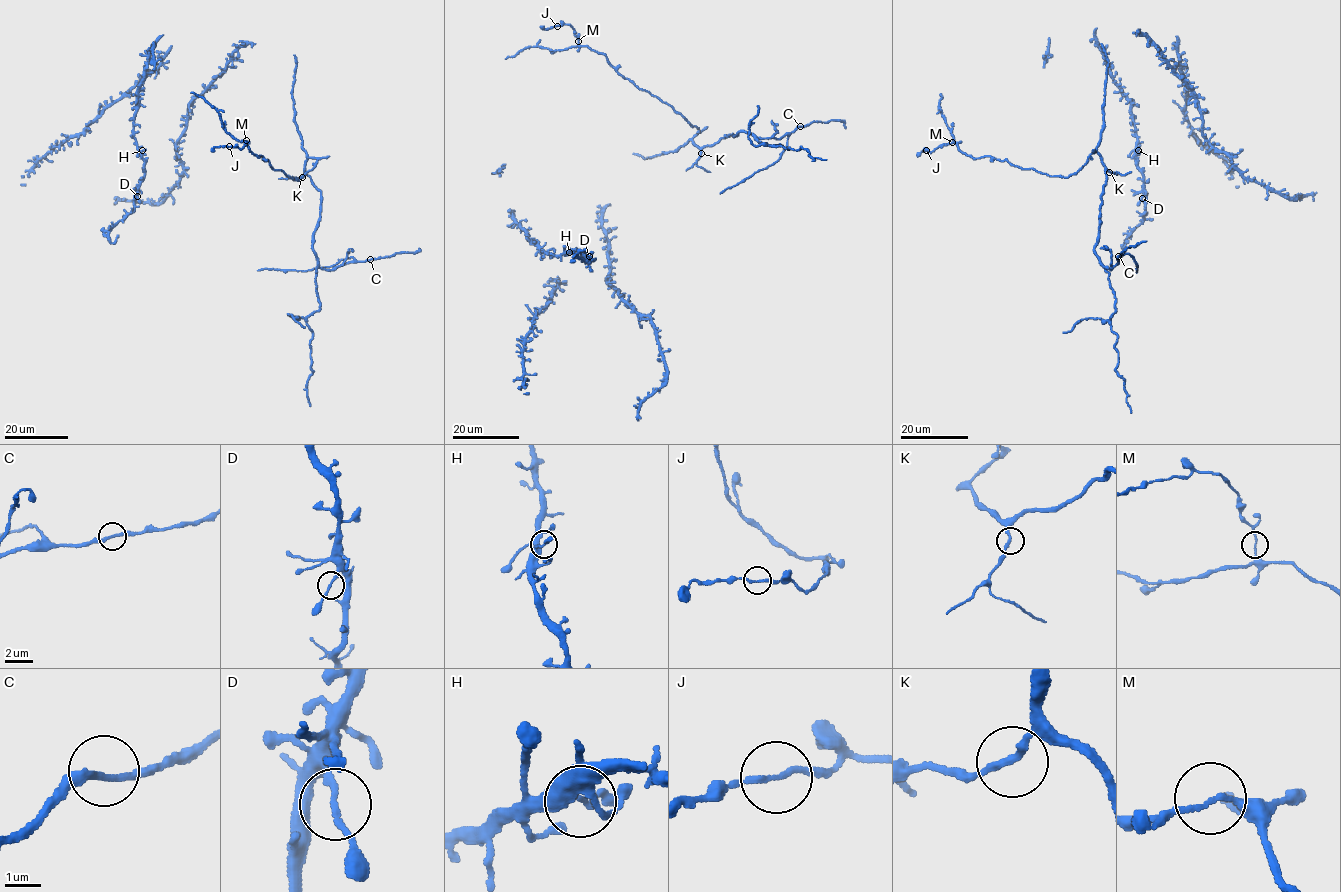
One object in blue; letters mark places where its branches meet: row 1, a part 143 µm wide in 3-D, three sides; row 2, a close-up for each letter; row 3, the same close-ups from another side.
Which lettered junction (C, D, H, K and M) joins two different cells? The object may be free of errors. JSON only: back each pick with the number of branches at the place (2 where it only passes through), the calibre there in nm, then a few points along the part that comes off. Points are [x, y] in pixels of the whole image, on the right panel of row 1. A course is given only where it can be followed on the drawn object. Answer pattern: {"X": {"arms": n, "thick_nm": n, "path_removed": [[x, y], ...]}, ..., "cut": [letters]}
{"cut": []}

